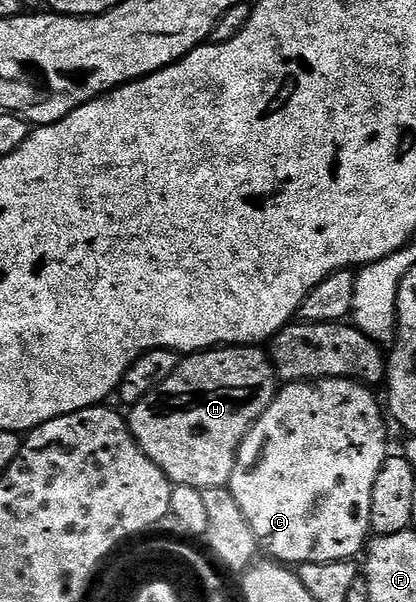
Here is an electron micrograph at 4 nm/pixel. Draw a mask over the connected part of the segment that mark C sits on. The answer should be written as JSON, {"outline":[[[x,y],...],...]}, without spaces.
{"outline":[[[329,378],[323,380],[300,380],[297,384],[284,383],[278,389],[271,405],[257,418],[255,425],[245,434],[241,446],[237,450],[237,458],[231,475],[230,490],[233,498],[237,498],[237,506],[241,506],[241,514],[245,514],[245,522],[253,526],[253,534],[257,538],[260,549],[268,552],[272,561],[284,566],[298,566],[309,562],[337,562],[338,560],[355,560],[364,551],[371,530],[371,499],[373,498],[373,482],[377,482],[377,470],[385,462],[389,454],[387,448],[387,424],[383,421],[385,408],[374,396],[372,389],[366,384],[358,384],[356,380],[345,378]]]}

